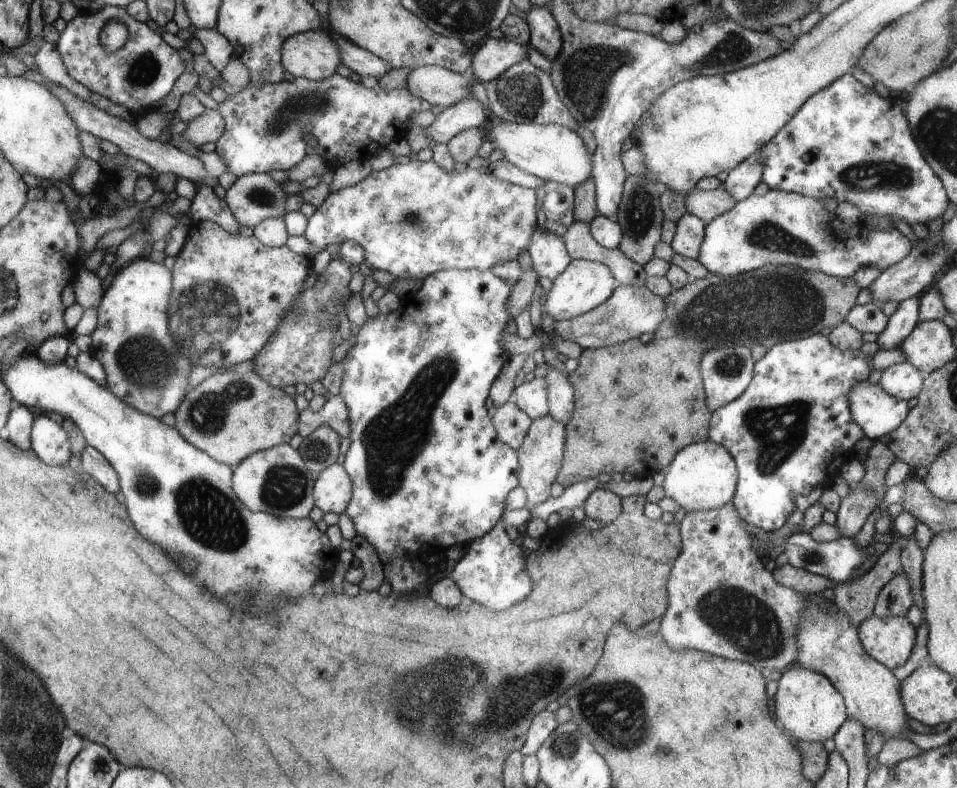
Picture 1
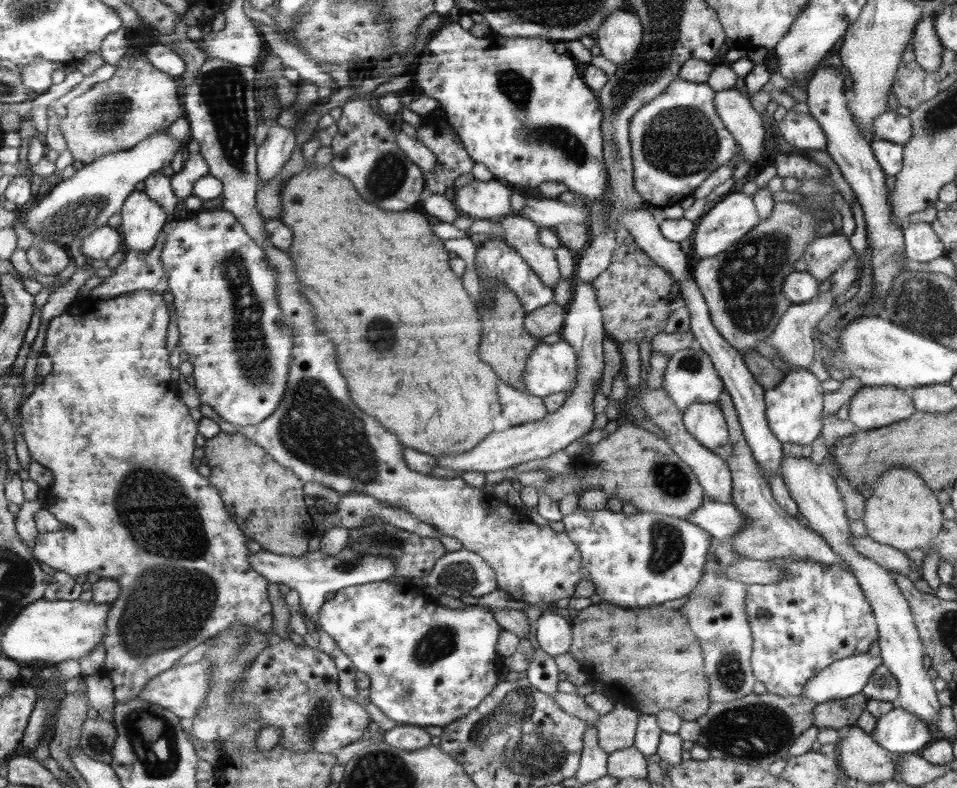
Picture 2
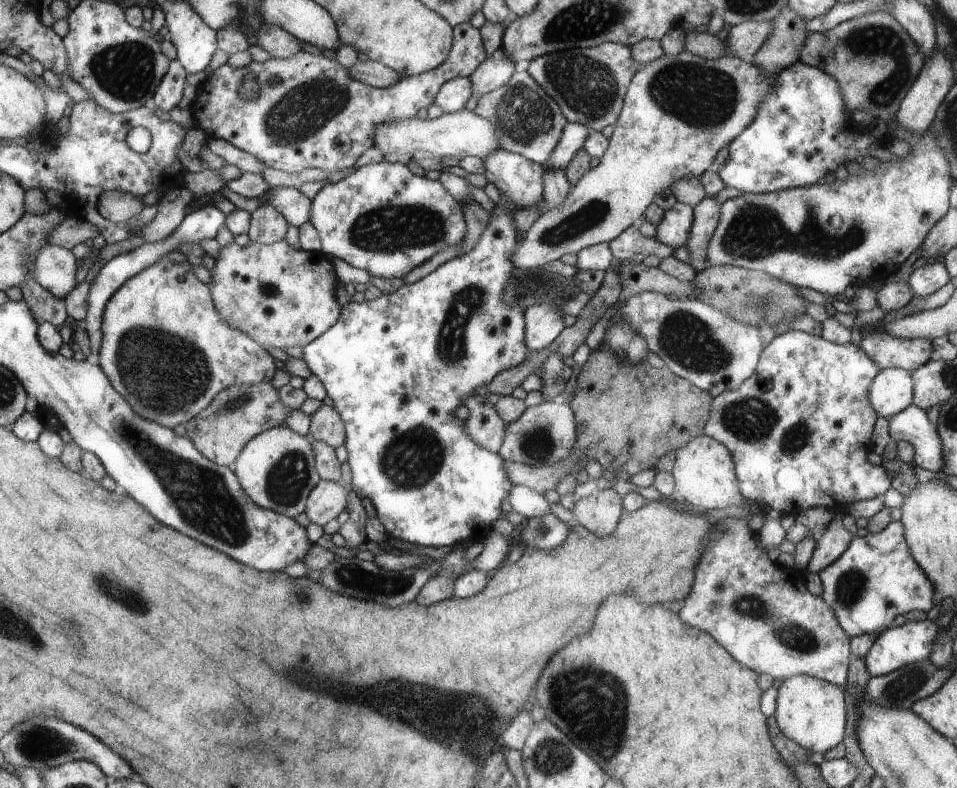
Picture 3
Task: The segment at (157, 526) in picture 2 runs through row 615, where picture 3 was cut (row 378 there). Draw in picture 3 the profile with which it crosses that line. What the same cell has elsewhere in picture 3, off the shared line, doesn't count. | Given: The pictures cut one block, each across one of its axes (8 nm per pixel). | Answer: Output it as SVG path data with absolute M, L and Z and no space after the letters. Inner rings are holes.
M169 258L161 259L156 265L145 269L137 276L130 278L124 285L112 296L112 299L106 304L102 318L102 333L103 344L101 345L101 352L98 356L98 364L100 369L109 378L111 384L118 392L127 400L128 405L139 414L140 417L148 421L156 422L164 427L174 429L178 425L186 425L192 421L196 416L200 415L212 402L216 396L223 391L226 391L233 385L258 385L261 383L270 383L272 376L276 372L276 364L274 358L262 348L258 341L252 338L248 333L243 332L242 329L236 329L230 323L227 323L217 311L217 306L210 296L210 286L202 284L196 274L194 268L190 266L190 262L174 262Z

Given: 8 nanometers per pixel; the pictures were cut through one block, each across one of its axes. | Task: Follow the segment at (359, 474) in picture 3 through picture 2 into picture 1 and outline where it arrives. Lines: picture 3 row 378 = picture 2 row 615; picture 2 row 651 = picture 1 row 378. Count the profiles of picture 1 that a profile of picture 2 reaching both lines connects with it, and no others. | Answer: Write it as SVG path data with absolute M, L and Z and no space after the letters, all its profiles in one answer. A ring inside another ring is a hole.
M445 269L434 272L424 279L422 288L414 294L416 308L404 314L401 310L368 317L364 325L354 332L356 344L350 348L345 360L341 362L343 376L341 379L339 396L346 404L351 446L346 452L346 460L343 468L350 474L354 482L354 494L351 496L350 506L345 512L354 523L354 528L359 536L365 537L372 546L376 547L376 553L388 578L392 592L397 595L427 595L432 584L427 568L420 562L420 550L447 550L455 545L470 544L475 539L487 535L492 528L502 520L508 494L519 486L519 458L518 452L504 442L498 442L497 430L492 426L486 412L486 398L488 390L496 381L504 364L511 358L511 354L504 349L504 336L509 331L514 331L513 316L509 313L509 297L514 290L508 281L496 277L491 270L478 271L475 269Z

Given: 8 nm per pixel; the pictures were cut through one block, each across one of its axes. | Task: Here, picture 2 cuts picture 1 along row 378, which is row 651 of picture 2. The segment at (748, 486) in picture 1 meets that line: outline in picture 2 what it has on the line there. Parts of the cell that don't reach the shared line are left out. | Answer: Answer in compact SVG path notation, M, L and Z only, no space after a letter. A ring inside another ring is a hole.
M777 558L767 561L778 564L779 568L785 570L786 576L776 584L752 584L748 587L747 612L751 616L755 636L754 673L767 687L767 693L783 697L801 696L807 682L824 668L831 667L836 660L868 653L874 640L878 644L878 620L856 578L840 565L825 565L812 559L788 561Z

